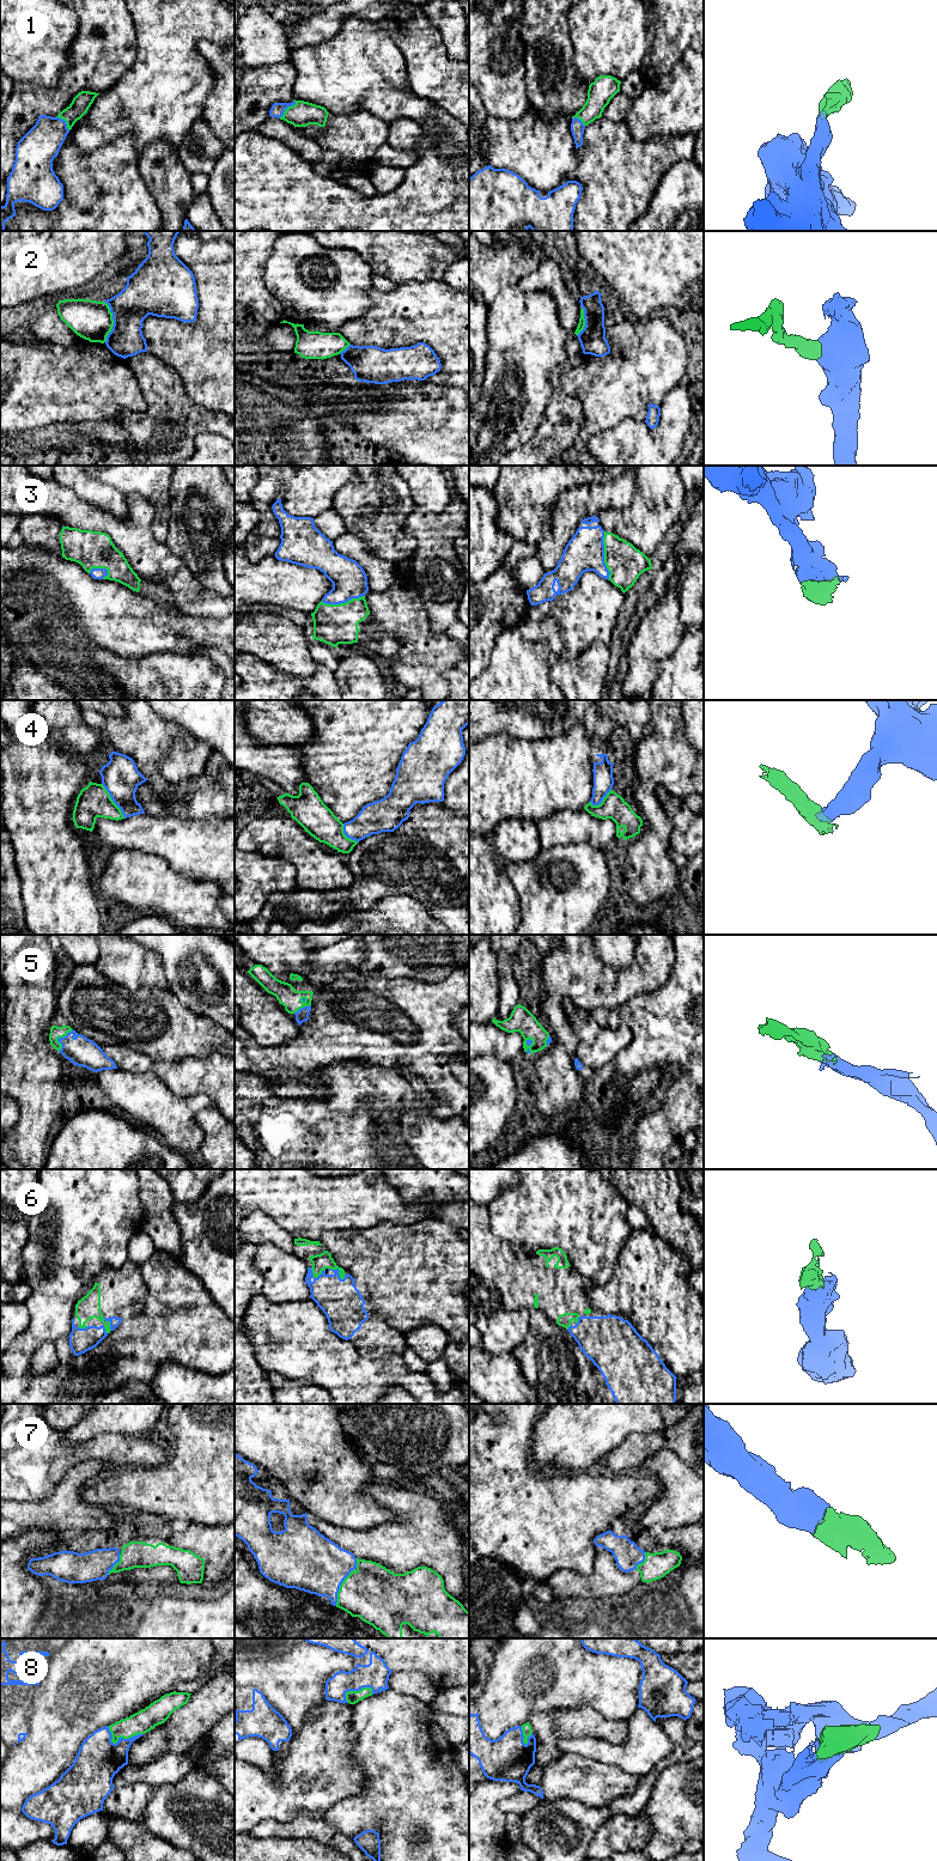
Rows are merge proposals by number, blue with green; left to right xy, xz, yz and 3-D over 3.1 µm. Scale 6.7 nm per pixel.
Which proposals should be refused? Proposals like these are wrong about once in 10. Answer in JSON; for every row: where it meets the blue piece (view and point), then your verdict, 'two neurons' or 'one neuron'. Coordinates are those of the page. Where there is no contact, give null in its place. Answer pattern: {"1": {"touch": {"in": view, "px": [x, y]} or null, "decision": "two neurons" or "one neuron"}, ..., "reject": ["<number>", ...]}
{"1": {"touch": {"in": "xz", "px": [287, 107]}, "decision": "one neuron"}, "2": {"touch": {"in": "xy", "px": [114, 321]}, "decision": "two neurons"}, "3": {"touch": {"in": "yz", "px": [603, 555]}, "decision": "one neuron"}, "4": {"touch": {"in": "xy", "px": [113, 800]}, "decision": "two neurons"}, "5": {"touch": {"in": "xy", "px": [59, 1038]}, "decision": "one neuron"}, "6": {"touch": {"in": "xz", "px": [339, 1271]}, "decision": "one neuron"}, "7": {"touch": {"in": "xz", "px": [339, 1587]}, "decision": "one neuron"}, "8": {"touch": {"in": "xy", "px": [120, 1738]}, "decision": "one neuron"}, "reject": ["2", "4"]}

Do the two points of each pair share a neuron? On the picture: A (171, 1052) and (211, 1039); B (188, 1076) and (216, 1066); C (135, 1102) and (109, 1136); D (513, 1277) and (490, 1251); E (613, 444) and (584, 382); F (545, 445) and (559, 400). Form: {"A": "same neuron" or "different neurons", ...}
{"A": "same neuron", "B": "same neuron", "C": "different neurons", "D": "same neuron", "E": "different neurons", "F": "same neuron"}

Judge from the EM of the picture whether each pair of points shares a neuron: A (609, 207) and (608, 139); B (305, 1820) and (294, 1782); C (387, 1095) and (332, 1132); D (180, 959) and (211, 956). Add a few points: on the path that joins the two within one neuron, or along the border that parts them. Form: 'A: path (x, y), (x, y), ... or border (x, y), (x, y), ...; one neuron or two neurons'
A: path (609, 190), (609, 156); one neuron
B: border (322, 1814), (296, 1811), (285, 1820), (275, 1820); two neurons
C: border (357, 1104), (365, 1102), (370, 1112), (383, 1120); two neurons
D: path (187, 959), (204, 959); one neuron

